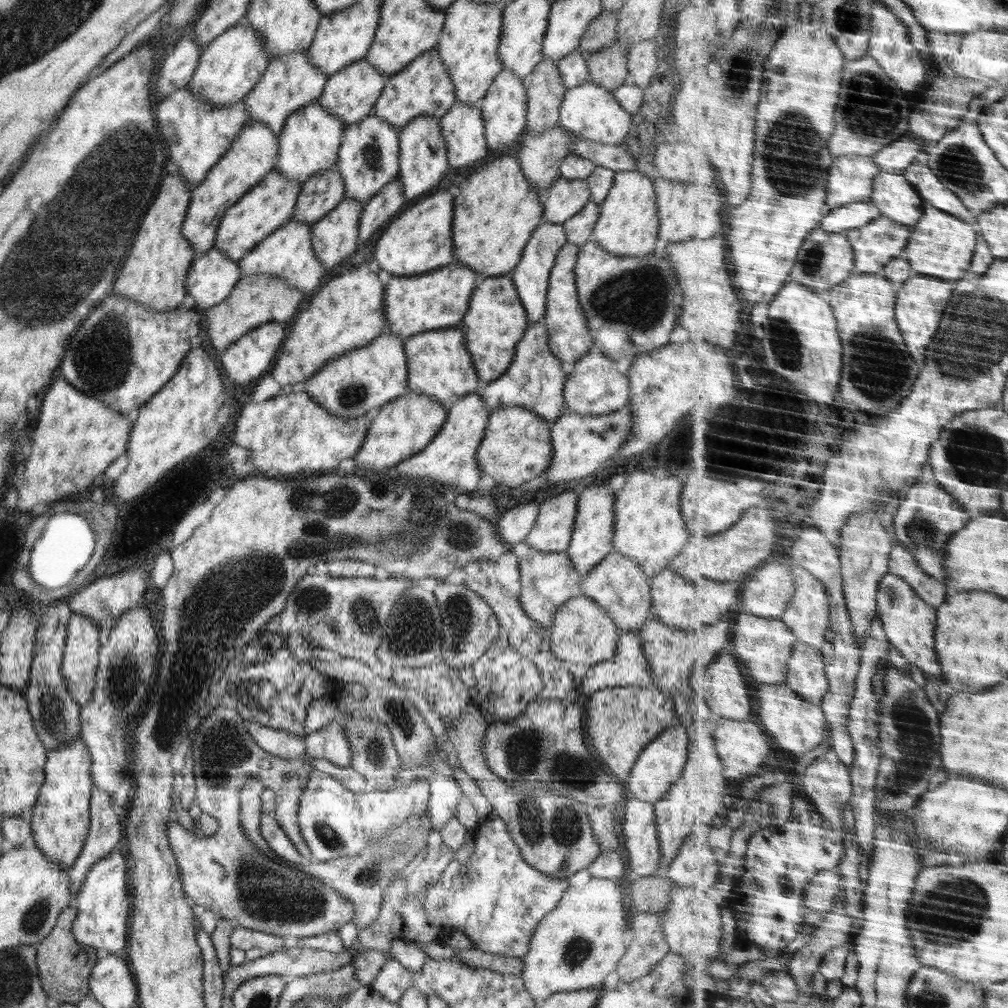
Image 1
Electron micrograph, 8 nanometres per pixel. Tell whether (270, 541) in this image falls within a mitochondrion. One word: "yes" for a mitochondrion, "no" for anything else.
no

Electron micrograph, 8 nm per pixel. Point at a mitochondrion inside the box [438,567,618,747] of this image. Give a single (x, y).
(459, 613)

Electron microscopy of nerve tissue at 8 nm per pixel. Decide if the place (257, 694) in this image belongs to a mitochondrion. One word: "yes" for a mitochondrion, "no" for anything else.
yes

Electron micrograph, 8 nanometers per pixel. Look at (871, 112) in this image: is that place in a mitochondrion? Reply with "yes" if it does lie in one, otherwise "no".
yes

